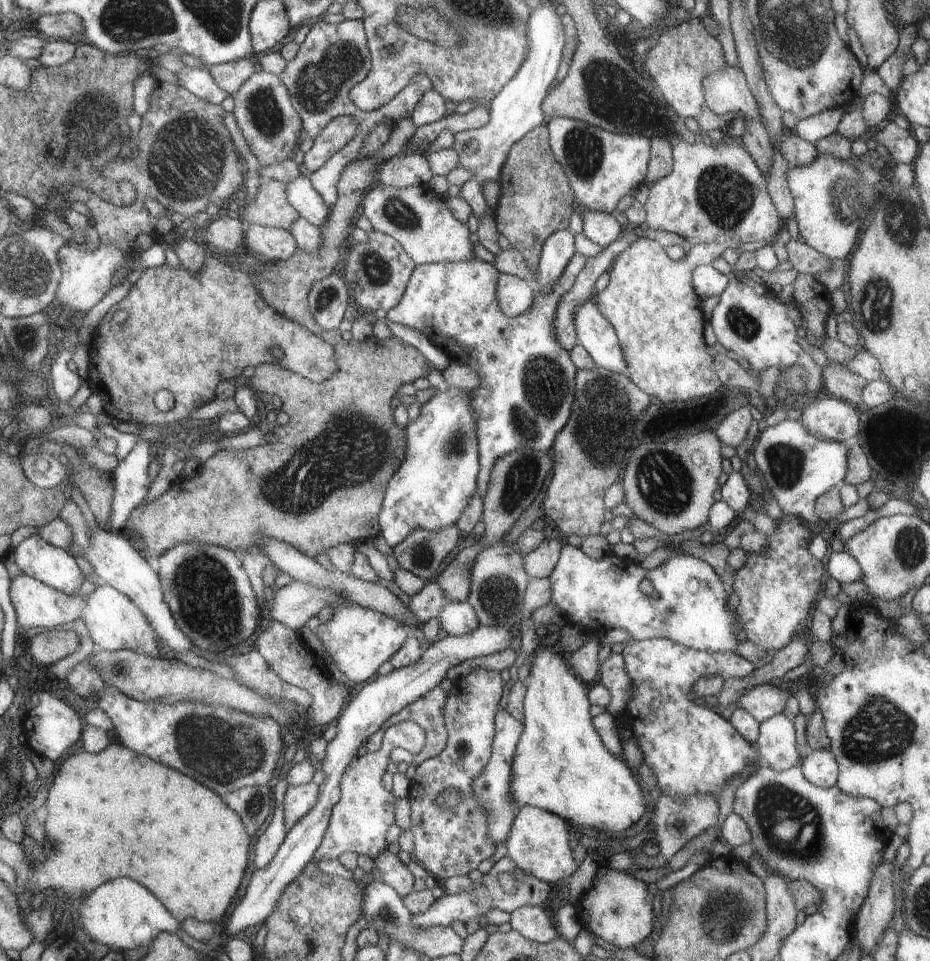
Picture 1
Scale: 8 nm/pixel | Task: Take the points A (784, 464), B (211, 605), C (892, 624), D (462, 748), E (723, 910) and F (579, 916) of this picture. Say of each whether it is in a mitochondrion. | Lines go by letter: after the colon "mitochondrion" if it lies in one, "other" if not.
A: mitochondrion
B: mitochondrion
C: other
D: other
E: mitochondrion
F: other

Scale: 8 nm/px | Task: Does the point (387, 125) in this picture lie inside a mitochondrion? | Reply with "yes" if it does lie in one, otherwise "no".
no

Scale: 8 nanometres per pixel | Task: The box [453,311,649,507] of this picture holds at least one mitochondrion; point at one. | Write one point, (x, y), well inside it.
(544, 381)

